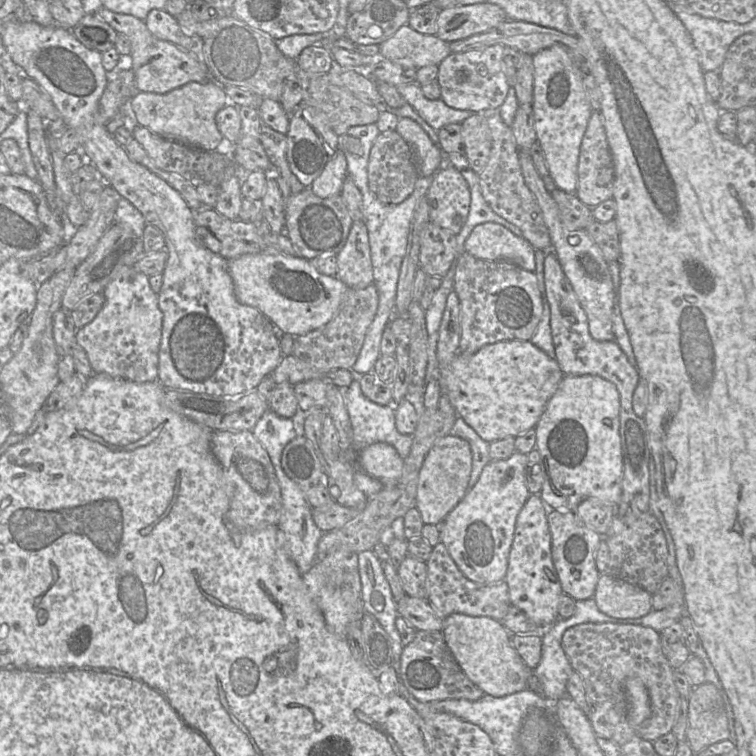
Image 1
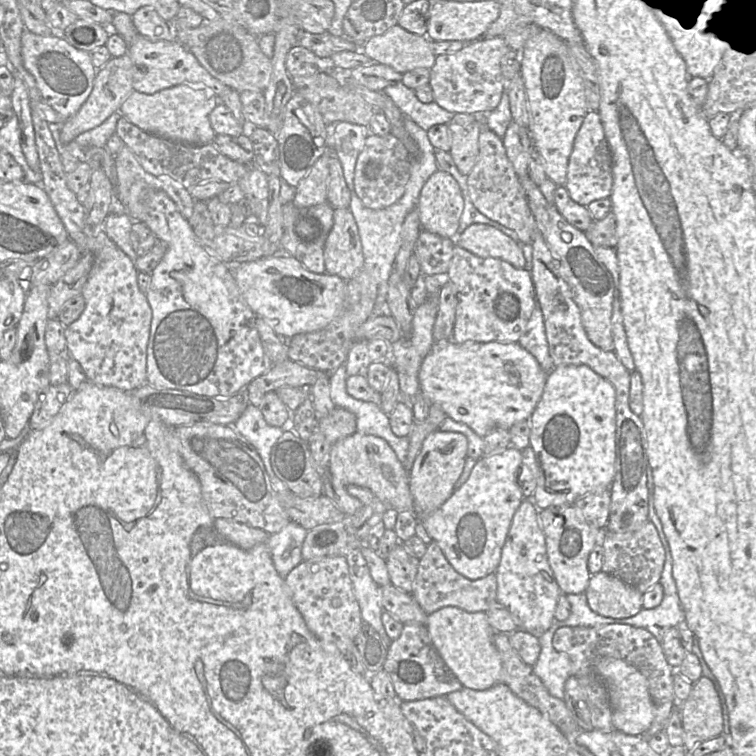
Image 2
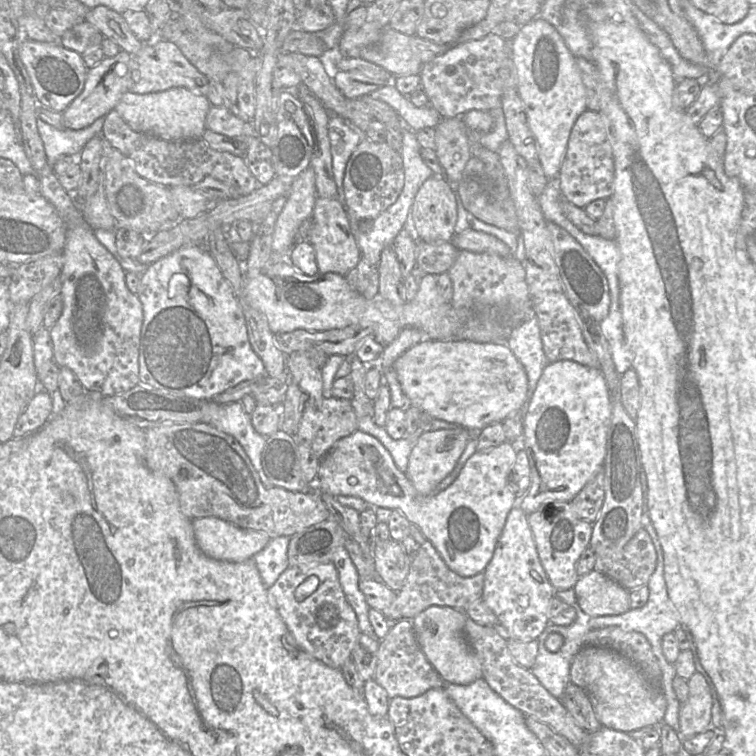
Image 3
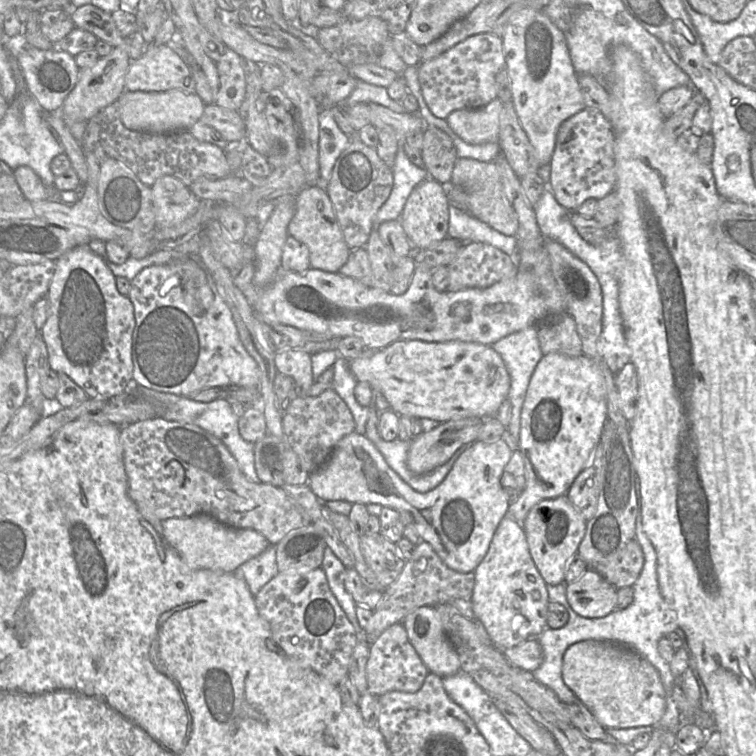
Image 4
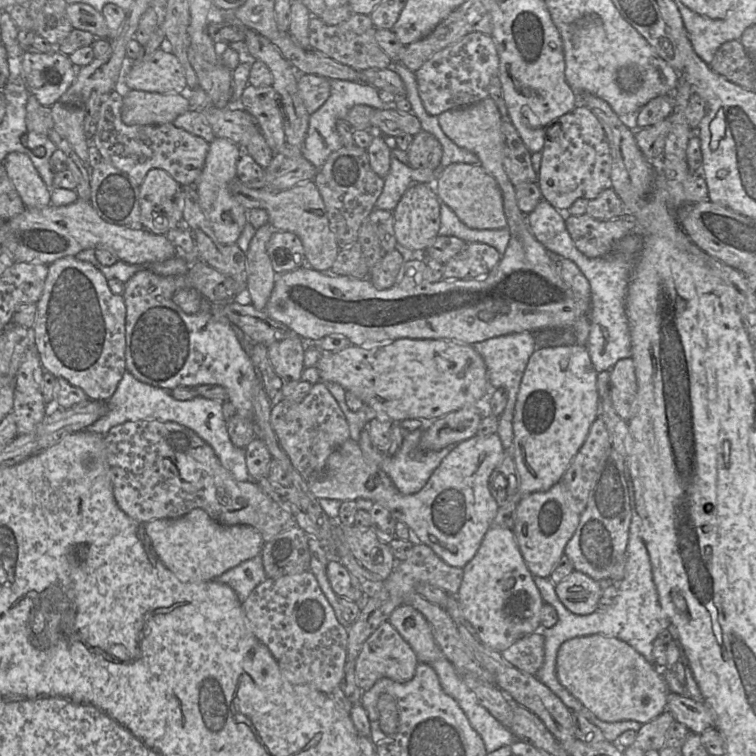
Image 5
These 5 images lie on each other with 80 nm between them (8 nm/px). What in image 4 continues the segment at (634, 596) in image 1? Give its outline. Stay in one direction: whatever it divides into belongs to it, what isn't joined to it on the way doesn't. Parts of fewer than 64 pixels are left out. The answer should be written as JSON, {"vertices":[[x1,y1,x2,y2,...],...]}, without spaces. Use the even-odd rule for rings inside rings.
{"vertices":[[593,569,566,584,566,598,573,611,585,618,605,617,618,609,617,588]]}

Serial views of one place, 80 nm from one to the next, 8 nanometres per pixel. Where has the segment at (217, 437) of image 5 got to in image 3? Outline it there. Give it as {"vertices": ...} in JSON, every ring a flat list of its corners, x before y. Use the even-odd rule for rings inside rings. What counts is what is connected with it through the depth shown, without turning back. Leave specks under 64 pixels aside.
{"vertices":[[239,402,222,405,221,414,208,424,233,436,245,450,266,488,274,487,264,475,261,466,261,455,267,437,255,430,251,422,251,414,245,412]]}

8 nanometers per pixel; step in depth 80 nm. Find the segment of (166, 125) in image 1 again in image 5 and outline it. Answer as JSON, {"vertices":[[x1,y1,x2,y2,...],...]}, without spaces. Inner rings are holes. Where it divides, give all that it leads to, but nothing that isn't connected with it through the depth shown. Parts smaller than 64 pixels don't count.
{"vertices":[[124,90,121,119,124,124,160,125,172,123,181,114,192,111,183,93,151,93]]}

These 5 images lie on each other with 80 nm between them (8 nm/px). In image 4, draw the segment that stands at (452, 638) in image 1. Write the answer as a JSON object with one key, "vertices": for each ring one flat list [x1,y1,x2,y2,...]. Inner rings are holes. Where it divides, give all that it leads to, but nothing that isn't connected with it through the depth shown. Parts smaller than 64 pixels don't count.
{"vertices":[[436,607,417,608,402,620,402,624,429,672,443,678,460,671,459,656,444,631]]}

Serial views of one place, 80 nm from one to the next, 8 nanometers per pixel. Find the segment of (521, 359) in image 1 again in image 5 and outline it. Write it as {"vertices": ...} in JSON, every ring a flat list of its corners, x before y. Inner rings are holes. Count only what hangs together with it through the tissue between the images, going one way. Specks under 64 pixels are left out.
{"vertices":[[398,339,379,348,362,348,360,346,350,346,338,352,322,351,322,355,315,365,320,379,324,383,335,382,340,384,346,392,351,392,358,397,365,405,370,407,378,418,388,418,392,422,408,419,431,420,434,421,451,412,465,407,475,407,482,414,490,414,488,401,493,391,492,385,488,381,487,369,483,358,473,348,471,344,464,344,451,340,435,339]]}

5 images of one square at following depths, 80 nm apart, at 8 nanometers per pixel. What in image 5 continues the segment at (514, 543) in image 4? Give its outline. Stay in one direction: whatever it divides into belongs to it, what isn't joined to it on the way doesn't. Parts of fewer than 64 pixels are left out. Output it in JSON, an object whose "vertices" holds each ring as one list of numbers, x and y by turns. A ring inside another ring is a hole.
{"vertices":[[491,527,475,556,463,568,456,600,463,617,473,626,481,642,502,652,525,636,541,631,544,601,517,545,512,529]]}

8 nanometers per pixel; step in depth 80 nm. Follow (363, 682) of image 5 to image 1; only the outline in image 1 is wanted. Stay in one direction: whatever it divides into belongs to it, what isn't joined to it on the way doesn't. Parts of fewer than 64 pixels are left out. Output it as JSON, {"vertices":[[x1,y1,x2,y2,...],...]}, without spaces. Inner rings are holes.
{"vertices":[[417,631,415,638,403,646,396,667,403,687,419,702,446,699,475,701,487,695,466,676,441,632]]}

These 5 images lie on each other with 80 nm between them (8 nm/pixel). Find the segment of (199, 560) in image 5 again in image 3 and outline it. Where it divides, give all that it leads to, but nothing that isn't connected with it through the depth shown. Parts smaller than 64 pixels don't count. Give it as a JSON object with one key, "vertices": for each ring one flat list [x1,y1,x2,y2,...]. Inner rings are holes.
{"vertices":[[218,517,191,520,198,548,216,561,238,563,252,559,270,540,263,531,244,529]]}

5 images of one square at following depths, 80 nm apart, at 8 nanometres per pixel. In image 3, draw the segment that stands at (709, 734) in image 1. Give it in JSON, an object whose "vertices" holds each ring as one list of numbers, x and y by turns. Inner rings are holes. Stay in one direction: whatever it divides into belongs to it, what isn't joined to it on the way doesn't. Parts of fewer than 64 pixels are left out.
{"vertices":[[695,672,688,680,688,699,679,712,678,735,681,742,713,728,712,689,703,674]]}

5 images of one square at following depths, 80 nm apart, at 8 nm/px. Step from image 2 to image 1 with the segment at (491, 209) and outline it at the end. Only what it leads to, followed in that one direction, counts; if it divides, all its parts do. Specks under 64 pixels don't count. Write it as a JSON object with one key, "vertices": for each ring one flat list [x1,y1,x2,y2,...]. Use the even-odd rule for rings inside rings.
{"vertices":[[499,109,485,110,480,114,486,121,492,140,488,162,478,175,481,194,488,206,501,218,521,230,522,237,535,249,552,252,551,239,541,210,524,183,519,151,511,130,501,119]]}

